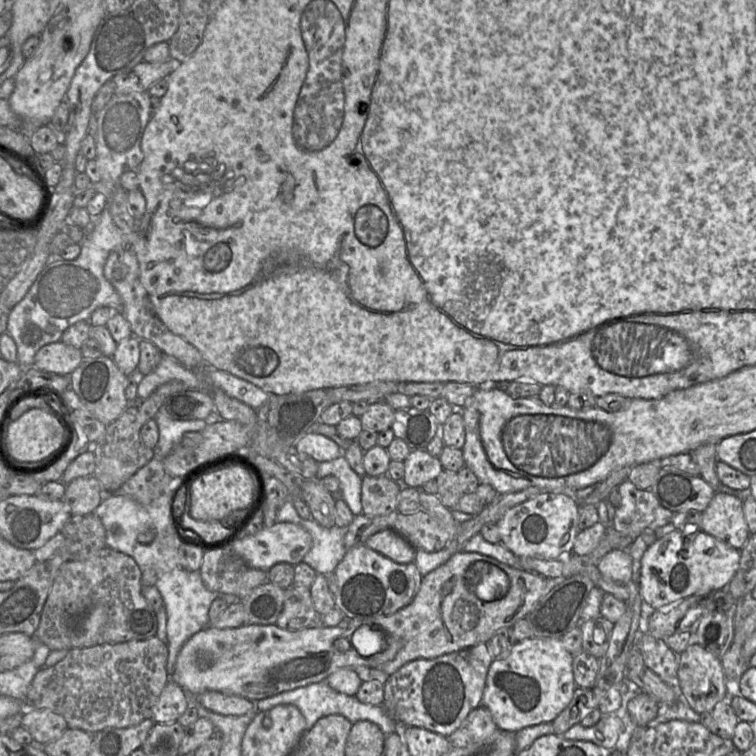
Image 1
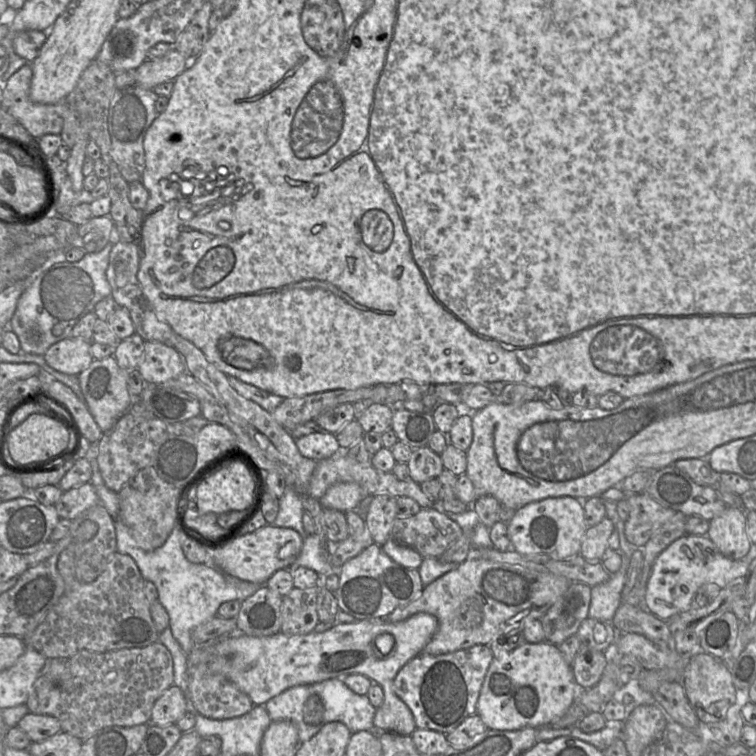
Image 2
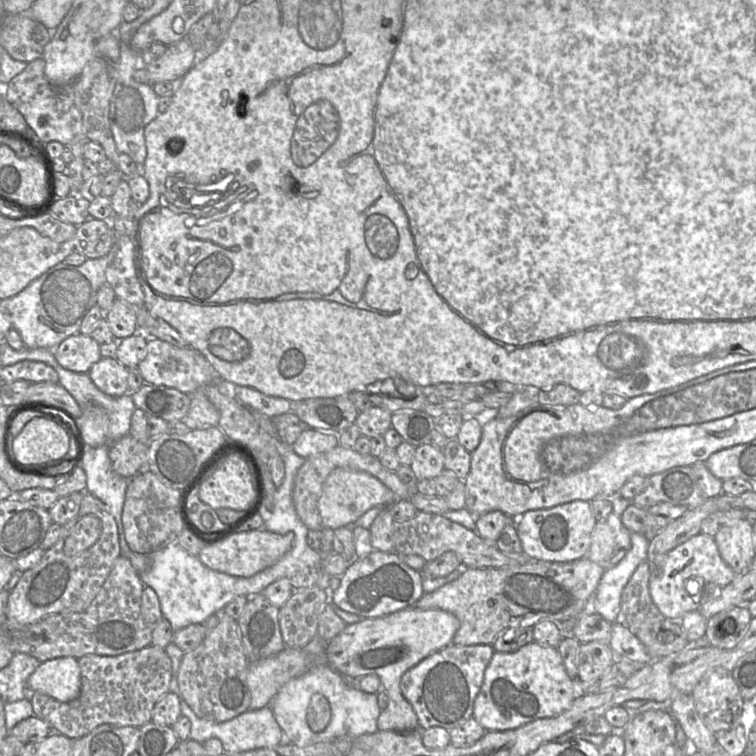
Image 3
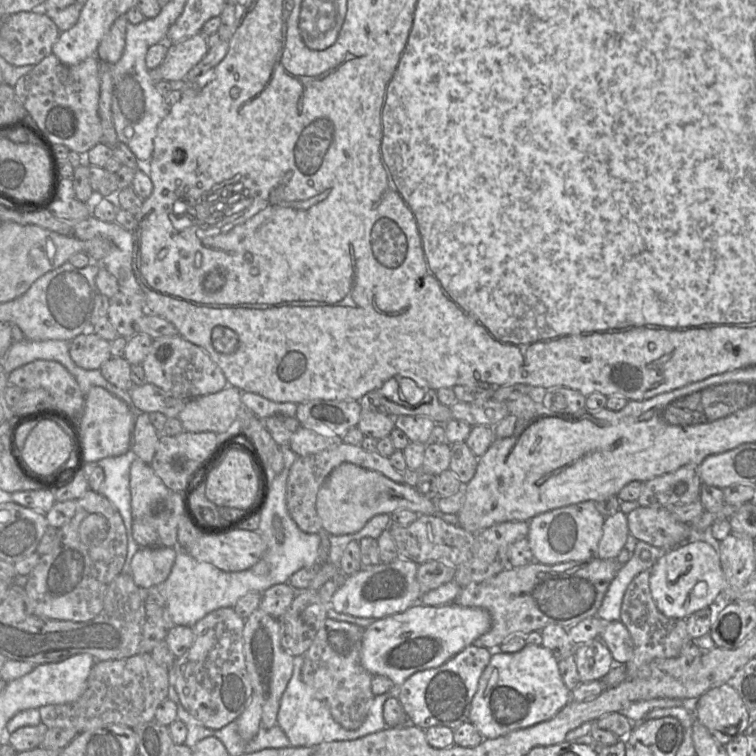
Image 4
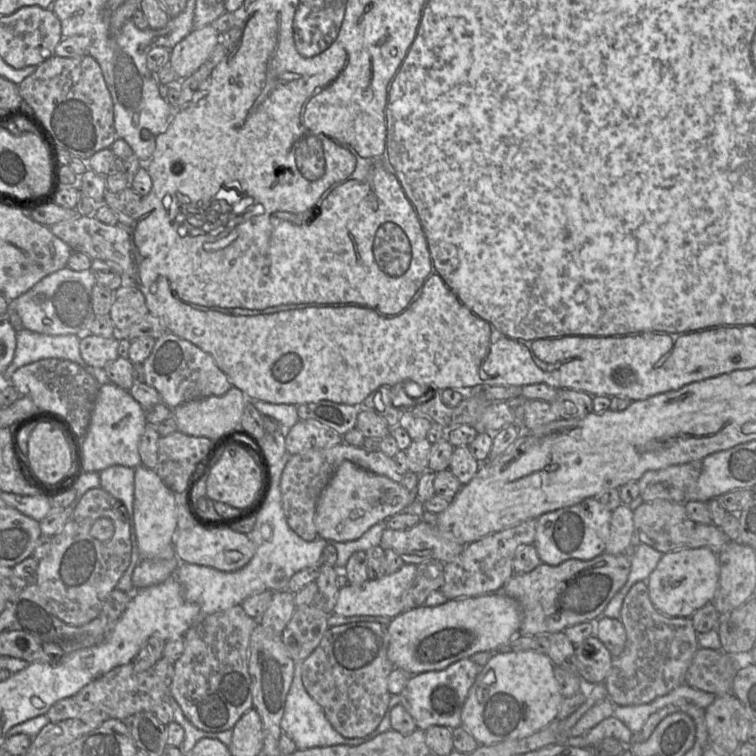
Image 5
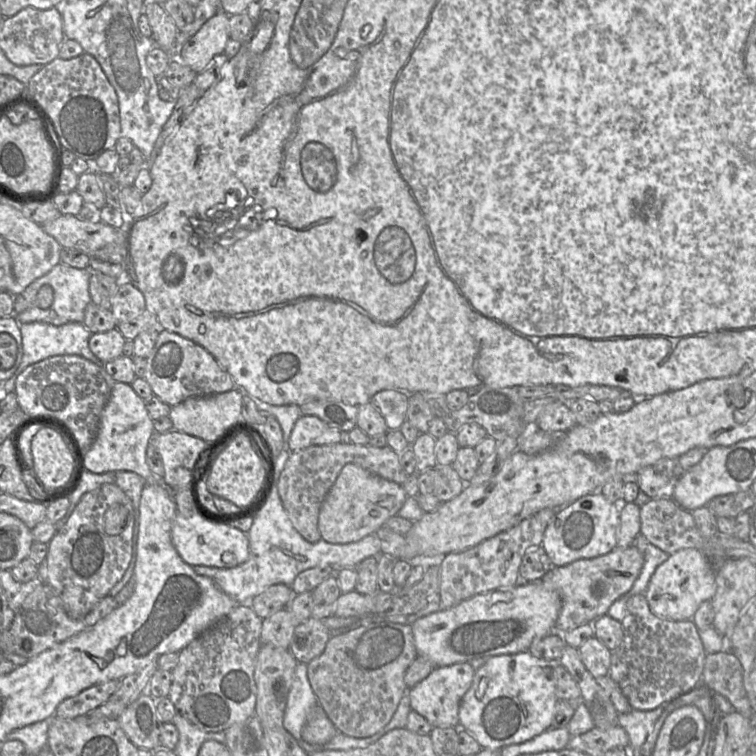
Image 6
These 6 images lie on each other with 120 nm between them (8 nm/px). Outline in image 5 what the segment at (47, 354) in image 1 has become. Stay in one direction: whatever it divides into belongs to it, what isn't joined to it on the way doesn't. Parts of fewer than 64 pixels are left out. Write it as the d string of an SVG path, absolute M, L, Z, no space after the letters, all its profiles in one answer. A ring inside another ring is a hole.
M91 333L78 335L80 337L80 354L86 364L92 367L104 368L119 357L119 334L112 337L102 337Z

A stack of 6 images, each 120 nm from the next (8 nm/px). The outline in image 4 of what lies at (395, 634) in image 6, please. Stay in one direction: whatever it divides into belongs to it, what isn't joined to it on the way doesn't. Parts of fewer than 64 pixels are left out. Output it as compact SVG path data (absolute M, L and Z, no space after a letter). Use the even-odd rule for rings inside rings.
M327 617L311 646L303 654L302 679L325 701L333 719L347 730L358 729L365 721L375 698L371 690L373 675L361 664L360 652L365 628Z

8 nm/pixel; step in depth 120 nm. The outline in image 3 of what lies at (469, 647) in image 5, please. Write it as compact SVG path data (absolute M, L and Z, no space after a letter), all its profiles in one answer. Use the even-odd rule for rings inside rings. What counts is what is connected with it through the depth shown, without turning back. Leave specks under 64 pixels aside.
M411 606L398 612L366 618L347 625L324 648L324 663L347 680L358 680L366 675L377 675L382 689L389 698L388 706L381 711L377 726L383 731L414 731L419 729L417 715L401 692L403 674L423 659L452 644L459 629L458 618L440 609L420 609Z

